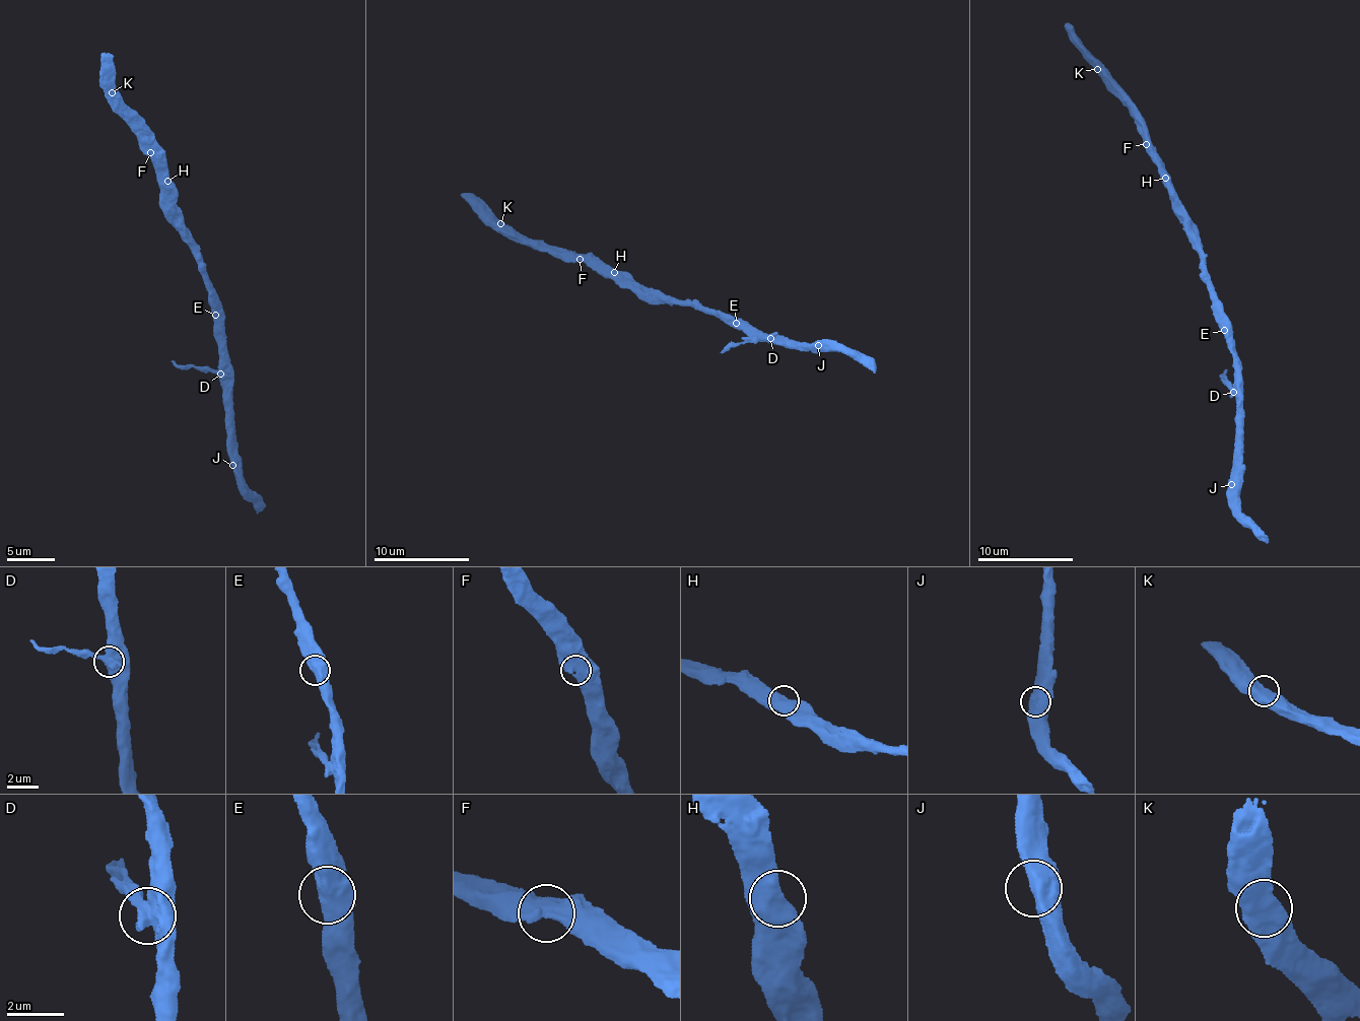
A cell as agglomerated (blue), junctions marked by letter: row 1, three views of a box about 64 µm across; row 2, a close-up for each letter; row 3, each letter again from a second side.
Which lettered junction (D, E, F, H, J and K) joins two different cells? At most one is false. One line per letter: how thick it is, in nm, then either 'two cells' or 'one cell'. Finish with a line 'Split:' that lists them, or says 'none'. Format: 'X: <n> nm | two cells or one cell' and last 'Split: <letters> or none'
D: 600 nm | two cells
E: 600 nm | one cell
F: 600 nm | one cell
H: 550 nm | one cell
J: 600 nm | one cell
K: 600 nm | one cell
Split: D

